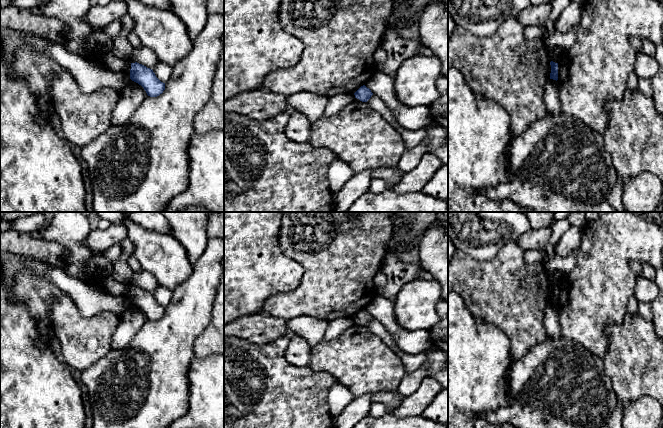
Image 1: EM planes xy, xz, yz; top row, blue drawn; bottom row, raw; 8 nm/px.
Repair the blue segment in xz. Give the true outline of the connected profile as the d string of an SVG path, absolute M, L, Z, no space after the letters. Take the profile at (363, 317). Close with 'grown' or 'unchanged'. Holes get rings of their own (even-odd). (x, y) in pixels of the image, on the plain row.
M365 309L361 310L355 317L355 322L359 323L362 326L367 326L373 317L369 312L367 312Z | unchanged

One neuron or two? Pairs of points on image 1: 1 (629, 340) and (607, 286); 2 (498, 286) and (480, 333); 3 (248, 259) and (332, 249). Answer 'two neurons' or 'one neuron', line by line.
1: two neurons
2: two neurons
3: two neurons

